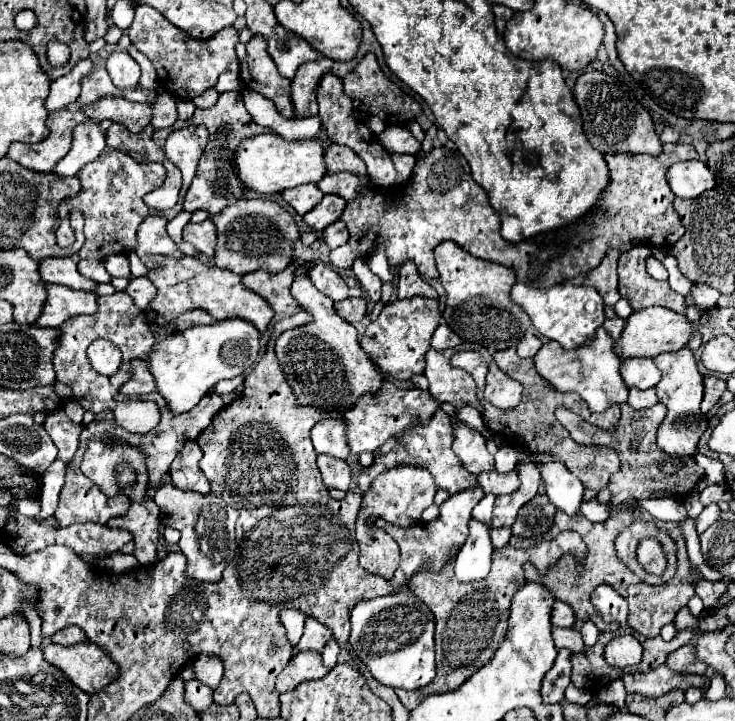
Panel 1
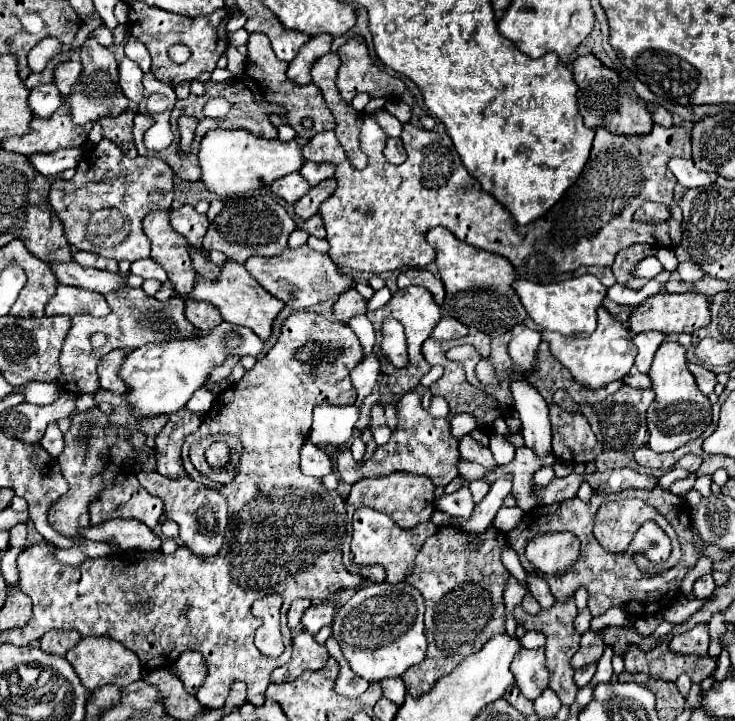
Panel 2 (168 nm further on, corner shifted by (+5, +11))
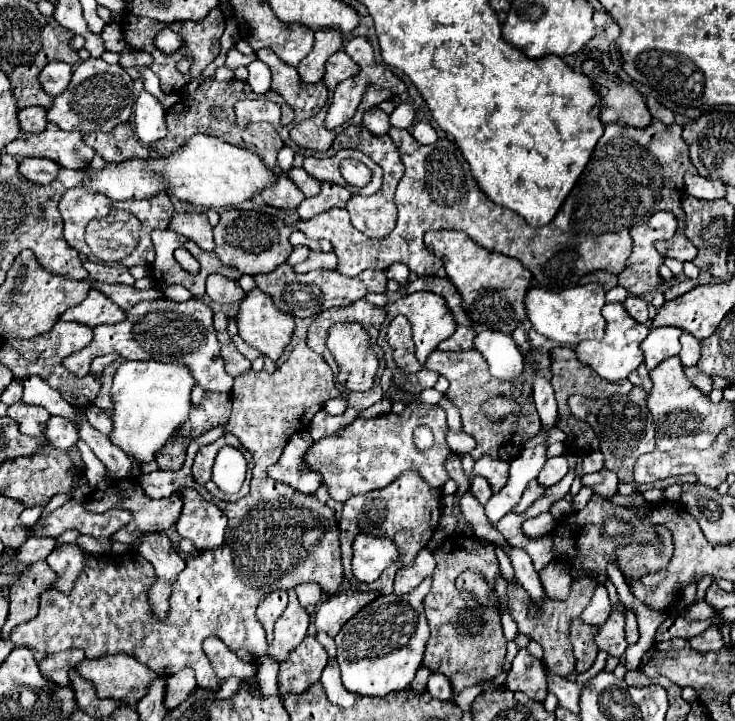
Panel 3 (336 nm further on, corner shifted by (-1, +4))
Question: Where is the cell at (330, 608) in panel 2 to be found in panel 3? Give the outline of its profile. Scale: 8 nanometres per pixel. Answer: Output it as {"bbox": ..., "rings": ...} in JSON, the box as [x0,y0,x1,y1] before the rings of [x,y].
{"bbox":[314,591,380,637],"rings":[[[342,591],[326,601],[322,601],[316,607],[316,617],[314,617],[314,625],[316,631],[324,631],[330,637],[334,637],[342,625],[356,615],[366,603],[370,603],[372,599],[376,599],[380,593],[376,591]]]}

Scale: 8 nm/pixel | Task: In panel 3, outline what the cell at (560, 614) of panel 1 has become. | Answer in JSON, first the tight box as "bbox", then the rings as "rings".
{"bbox":[508,547,546,603],"rings":[[[512,547],[508,551],[508,557],[512,561],[512,567],[514,567],[514,573],[516,573],[516,579],[518,583],[530,593],[530,597],[538,603],[542,603],[542,599],[546,599],[546,591],[544,591],[544,585],[532,565],[532,559],[528,557],[528,553],[524,549],[516,549]]]}

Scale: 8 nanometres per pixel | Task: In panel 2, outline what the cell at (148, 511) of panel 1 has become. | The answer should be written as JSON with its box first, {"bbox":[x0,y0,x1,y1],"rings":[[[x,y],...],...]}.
{"bbox":[90,480,164,528],"rings":[[[132,480],[132,486],[112,486],[104,490],[90,504],[90,524],[98,526],[100,522],[112,518],[136,518],[148,528],[154,528],[164,514],[164,504],[158,496],[146,492],[138,480]]]}

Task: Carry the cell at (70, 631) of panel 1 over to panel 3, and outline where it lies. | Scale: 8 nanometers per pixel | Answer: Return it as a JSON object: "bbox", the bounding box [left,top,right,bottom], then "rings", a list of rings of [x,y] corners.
{"bbox":[40,649,84,685],"rings":[[[68,649],[68,651],[60,651],[60,653],[52,653],[46,655],[40,661],[40,671],[44,677],[52,679],[58,685],[68,685],[70,683],[70,669],[74,665],[78,665],[84,659],[82,649]]]}

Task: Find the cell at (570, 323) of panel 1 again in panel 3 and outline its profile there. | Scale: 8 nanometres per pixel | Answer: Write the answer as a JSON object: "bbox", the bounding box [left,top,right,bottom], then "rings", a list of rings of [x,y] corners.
{"bbox":[524,283,606,347],"rings":[[[598,283],[568,287],[560,293],[548,293],[544,289],[528,289],[524,305],[534,329],[540,335],[556,341],[558,345],[574,347],[584,339],[604,337],[604,317],[600,315],[600,309],[606,305],[606,291]]]}

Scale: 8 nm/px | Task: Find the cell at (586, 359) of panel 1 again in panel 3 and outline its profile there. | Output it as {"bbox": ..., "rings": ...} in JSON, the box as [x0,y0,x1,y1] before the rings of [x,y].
{"bbox":[574,303,650,383],"rings":[[[606,303],[602,307],[602,315],[606,319],[604,339],[602,341],[582,341],[576,345],[574,351],[576,351],[580,363],[588,365],[602,379],[606,379],[610,383],[618,383],[622,379],[628,379],[628,375],[632,371],[636,371],[638,365],[644,361],[644,355],[640,351],[640,343],[646,339],[650,329],[646,325],[640,325],[634,319],[630,319],[630,315],[626,315],[626,309],[622,307],[622,303]]]}

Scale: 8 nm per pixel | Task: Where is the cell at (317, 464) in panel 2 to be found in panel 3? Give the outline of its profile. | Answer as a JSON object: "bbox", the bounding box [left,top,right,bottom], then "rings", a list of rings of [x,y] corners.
{"bbox":[268,431,322,493],"rings":[[[306,431],[294,435],[294,439],[290,439],[278,463],[270,467],[268,475],[276,481],[296,487],[302,493],[314,493],[322,485],[322,475],[304,463],[304,455],[312,443],[314,441]]]}

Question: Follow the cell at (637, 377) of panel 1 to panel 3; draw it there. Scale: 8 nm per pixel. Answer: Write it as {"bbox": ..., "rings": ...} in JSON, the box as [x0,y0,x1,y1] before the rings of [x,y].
{"bbox":[640,327,682,371],"rings":[[[656,327],[650,329],[650,335],[640,343],[640,349],[644,351],[644,365],[648,371],[652,371],[658,363],[662,363],[666,357],[680,353],[680,341],[682,329],[678,327]]]}

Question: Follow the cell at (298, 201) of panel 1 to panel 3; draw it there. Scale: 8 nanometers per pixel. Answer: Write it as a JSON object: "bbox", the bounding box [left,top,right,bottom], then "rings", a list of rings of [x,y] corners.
{"bbox":[260,173,304,209],"rings":[[[286,173],[282,177],[278,175],[278,183],[270,189],[260,191],[260,195],[268,205],[282,209],[296,209],[304,201],[304,193],[294,183],[290,183],[290,177]]]}

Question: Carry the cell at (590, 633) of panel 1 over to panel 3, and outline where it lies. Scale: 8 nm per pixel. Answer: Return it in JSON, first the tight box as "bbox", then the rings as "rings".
{"bbox":[580,585,610,625],"rings":[[[598,585],[594,591],[594,597],[590,601],[590,605],[582,611],[580,619],[586,625],[598,625],[604,623],[610,615],[610,599],[608,599],[608,591],[604,585]]]}

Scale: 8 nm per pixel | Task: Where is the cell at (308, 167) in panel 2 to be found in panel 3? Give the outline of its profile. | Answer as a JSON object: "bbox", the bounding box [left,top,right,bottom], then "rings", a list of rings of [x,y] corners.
{"bbox":[288,167,322,197],"rings":[[[294,167],[288,175],[290,175],[290,179],[304,191],[306,197],[314,197],[314,195],[318,195],[320,189],[322,189],[322,181],[318,181],[316,177],[312,177],[312,175],[310,175],[306,169],[302,169],[302,167]]]}

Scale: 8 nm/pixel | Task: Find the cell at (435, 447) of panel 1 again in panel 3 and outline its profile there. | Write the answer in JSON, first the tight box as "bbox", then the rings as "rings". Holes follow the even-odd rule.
{"bbox":[304,401,452,503],"rings":[[[412,401],[400,415],[388,413],[376,419],[358,417],[352,425],[348,425],[340,433],[316,441],[306,451],[304,459],[314,471],[322,475],[324,485],[328,485],[330,489],[330,497],[340,503],[344,503],[352,495],[382,489],[392,481],[396,481],[404,471],[416,471],[430,487],[440,489],[450,479],[448,471],[444,469],[446,461],[452,457],[452,451],[446,443],[446,433],[448,433],[446,413],[440,405]],[[418,425],[428,425],[434,433],[434,445],[428,451],[416,449],[412,441],[412,431]]]}

